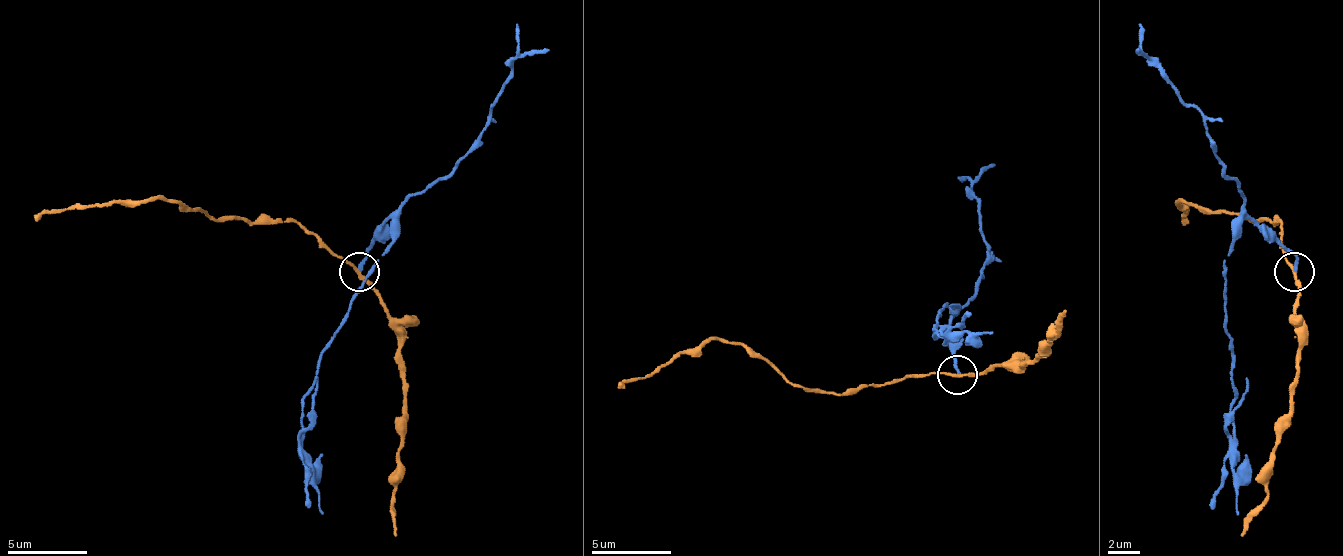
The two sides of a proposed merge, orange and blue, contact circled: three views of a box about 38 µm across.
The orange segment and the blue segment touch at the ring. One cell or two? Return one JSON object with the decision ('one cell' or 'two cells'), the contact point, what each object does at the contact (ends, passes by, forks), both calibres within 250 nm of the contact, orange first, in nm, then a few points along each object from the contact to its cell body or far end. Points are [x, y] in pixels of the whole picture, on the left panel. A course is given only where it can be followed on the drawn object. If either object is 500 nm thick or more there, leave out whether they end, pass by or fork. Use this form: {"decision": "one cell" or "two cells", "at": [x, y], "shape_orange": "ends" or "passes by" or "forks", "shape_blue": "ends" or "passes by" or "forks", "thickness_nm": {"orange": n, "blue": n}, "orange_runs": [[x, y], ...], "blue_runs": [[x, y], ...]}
{"decision": "two cells", "at": [359, 272], "shape_orange": "passes by", "shape_blue": "ends", "thickness_nm": {"orange": 170, "blue": 200}, "orange_runs": [[358, 271], [337, 259], [295, 223], [208, 218], [182, 210], [175, 198], [47, 210], [35, 222]], "blue_runs": [[358, 271], [382, 226], [393, 218], [372, 274], [341, 330], [321, 353], [301, 409], [303, 461], [323, 513]]}

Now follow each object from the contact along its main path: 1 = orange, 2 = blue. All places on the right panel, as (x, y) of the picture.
1: (1294, 271), (1282, 259), (1279, 223), (1207, 213), (1192, 201), (1181, 201), (1175, 205), (1186, 210), (1181, 226)
2: (1294, 271), (1293, 255), (1244, 219), (1223, 274), (1224, 330), (1234, 354), (1230, 410), (1239, 513)

